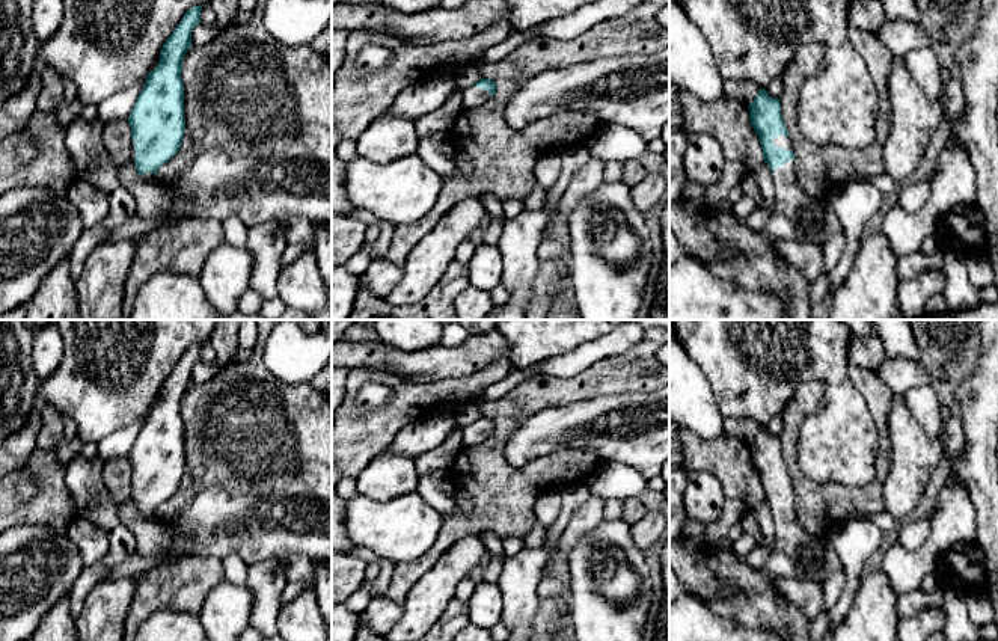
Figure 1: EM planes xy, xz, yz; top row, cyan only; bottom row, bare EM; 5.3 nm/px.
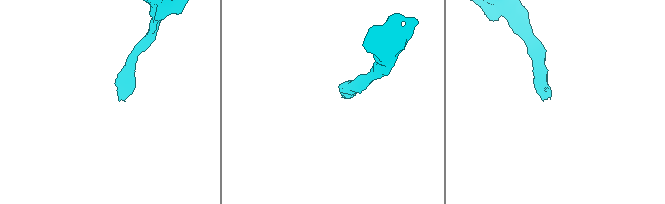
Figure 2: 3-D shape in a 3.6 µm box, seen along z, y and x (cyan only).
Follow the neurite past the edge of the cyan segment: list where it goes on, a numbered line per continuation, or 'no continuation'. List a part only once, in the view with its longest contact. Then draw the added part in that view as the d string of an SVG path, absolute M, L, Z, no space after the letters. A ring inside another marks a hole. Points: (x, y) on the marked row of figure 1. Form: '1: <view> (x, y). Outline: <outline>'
1: yz (784, 142). Outline: M778 136L778 137L772 139L772 142L775 143L776 148L784 148L787 151L791 151L791 142L785 136Z

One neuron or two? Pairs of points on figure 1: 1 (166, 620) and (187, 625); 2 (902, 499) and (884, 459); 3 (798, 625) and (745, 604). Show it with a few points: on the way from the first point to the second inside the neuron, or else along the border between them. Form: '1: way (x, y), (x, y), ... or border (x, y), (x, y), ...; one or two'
1: way (171, 625), (183, 625); one
2: border (888, 435), (890, 471), (882, 487), (884, 506); two
3: way (784, 619), (759, 605); one

